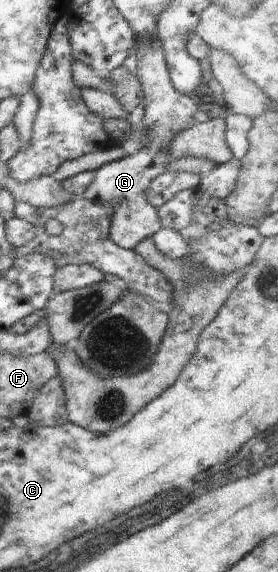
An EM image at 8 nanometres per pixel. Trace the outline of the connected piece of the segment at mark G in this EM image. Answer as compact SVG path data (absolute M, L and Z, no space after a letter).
M137 36L131 53L131 64L141 82L143 90L141 99L145 102L144 117L141 122L145 146L137 154L124 156L123 159L103 165L95 171L95 178L85 190L83 197L115 204L115 212L110 223L111 241L120 248L134 250L144 238L151 237L155 231L162 228L157 209L151 203L145 202L147 186L151 184L153 178L167 171L165 168L168 162L167 150L173 136L200 122L203 113L199 109L198 100L175 90L165 64L161 40L157 37L145 40Z

